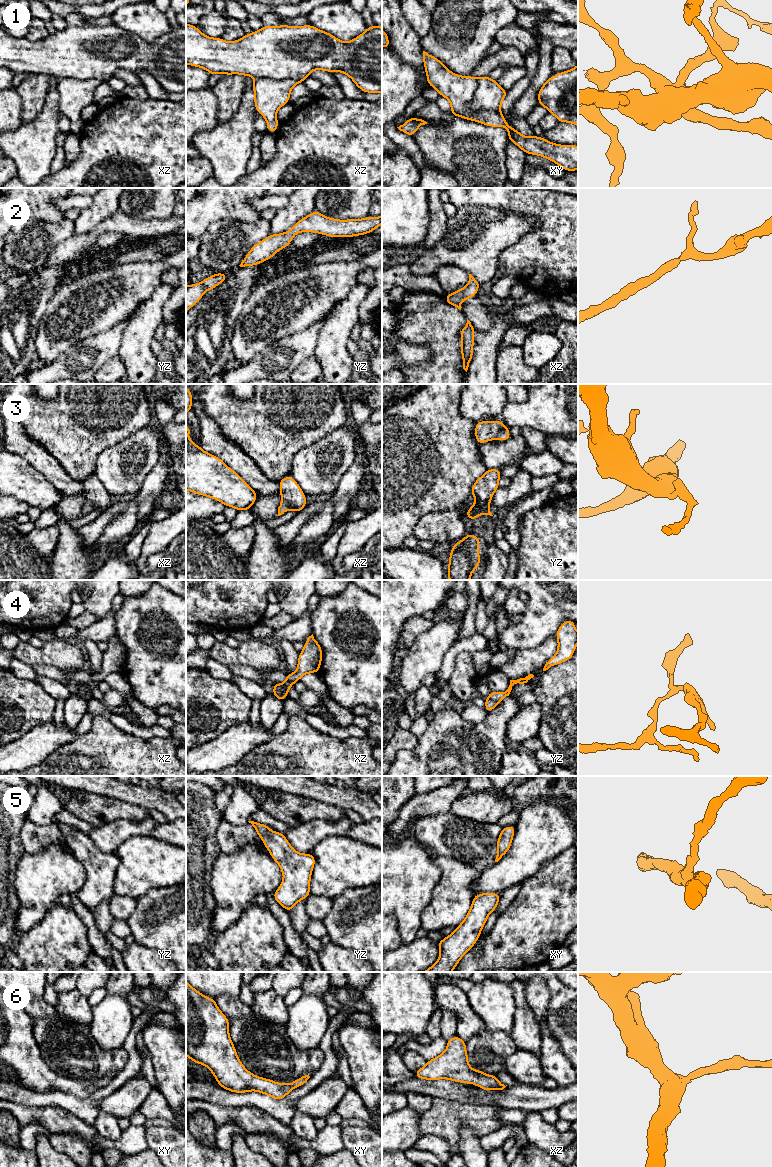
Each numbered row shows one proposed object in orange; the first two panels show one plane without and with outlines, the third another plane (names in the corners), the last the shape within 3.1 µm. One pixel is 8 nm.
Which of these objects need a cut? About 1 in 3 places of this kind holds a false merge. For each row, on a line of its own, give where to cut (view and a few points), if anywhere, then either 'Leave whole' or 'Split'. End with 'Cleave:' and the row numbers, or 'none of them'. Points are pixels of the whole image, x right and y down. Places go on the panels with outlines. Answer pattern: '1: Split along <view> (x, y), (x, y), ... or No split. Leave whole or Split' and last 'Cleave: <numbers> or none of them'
1: Split along xy (476, 79), (476, 90), (468, 107), (500, 113). Split
2: No split. Leave whole
3: Split along yz (508, 429), (502, 430), (497, 438). Split
4: Split along xz (274, 688), (278, 689), (285, 697). Split
5: No split. Leave whole
6: No split. Leave whole
Cleave: 1, 3, 4

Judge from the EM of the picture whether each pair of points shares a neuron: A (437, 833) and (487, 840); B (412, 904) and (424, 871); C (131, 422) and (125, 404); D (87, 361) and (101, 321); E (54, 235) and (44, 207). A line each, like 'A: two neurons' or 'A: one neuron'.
A: one neuron
B: one neuron
C: one neuron
D: two neurons
E: two neurons

